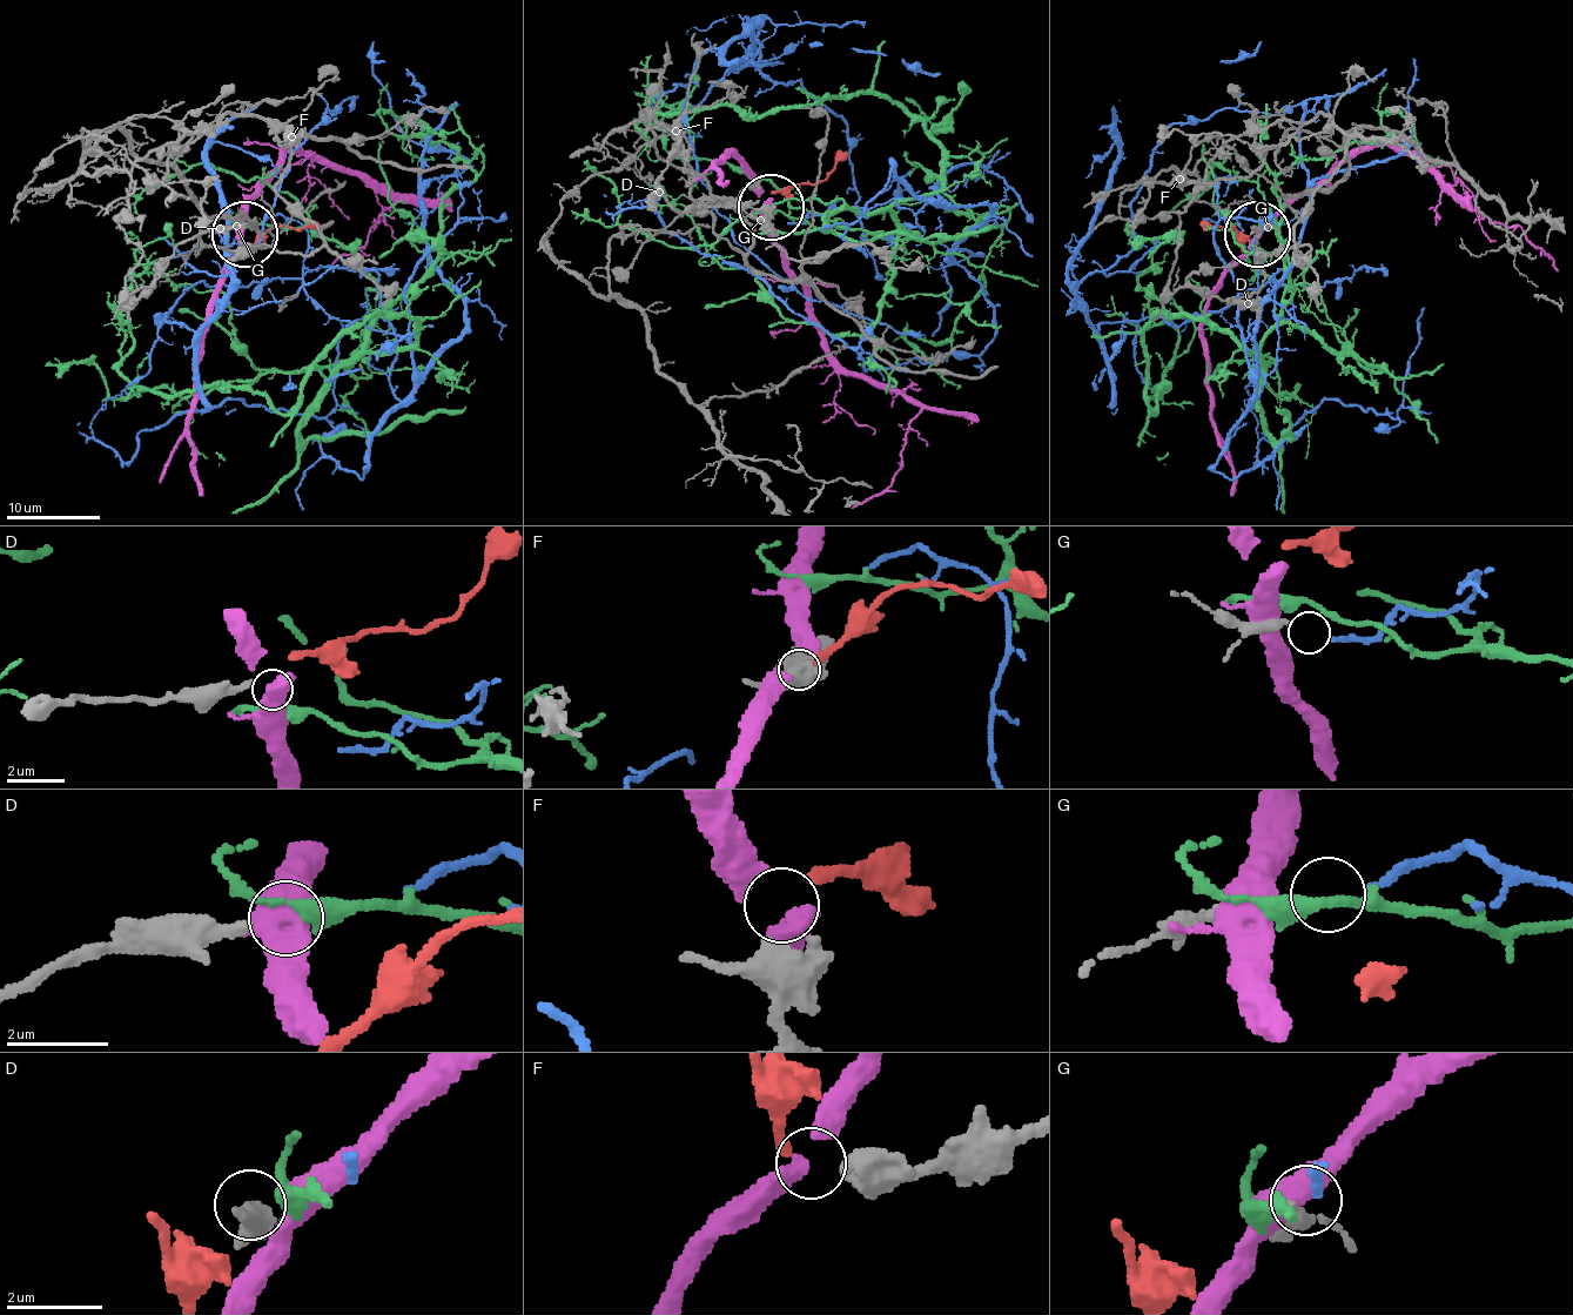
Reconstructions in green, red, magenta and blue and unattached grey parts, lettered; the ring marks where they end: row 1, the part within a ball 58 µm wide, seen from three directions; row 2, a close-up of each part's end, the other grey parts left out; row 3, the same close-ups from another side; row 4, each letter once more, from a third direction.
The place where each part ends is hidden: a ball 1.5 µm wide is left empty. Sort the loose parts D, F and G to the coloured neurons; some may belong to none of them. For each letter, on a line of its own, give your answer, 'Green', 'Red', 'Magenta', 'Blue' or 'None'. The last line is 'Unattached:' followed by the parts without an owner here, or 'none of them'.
D: None
F: Red
G: Blue
Unattached: D

